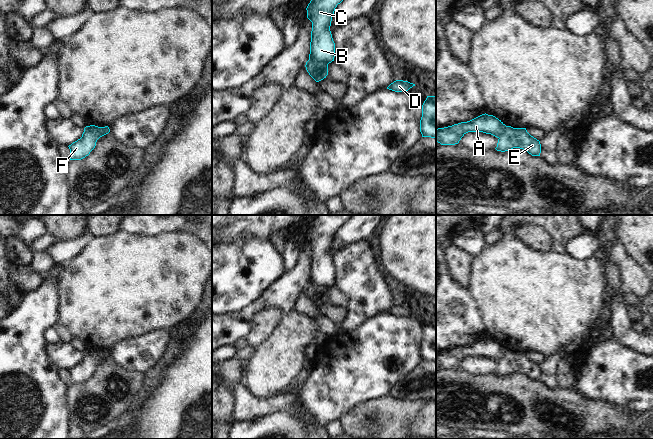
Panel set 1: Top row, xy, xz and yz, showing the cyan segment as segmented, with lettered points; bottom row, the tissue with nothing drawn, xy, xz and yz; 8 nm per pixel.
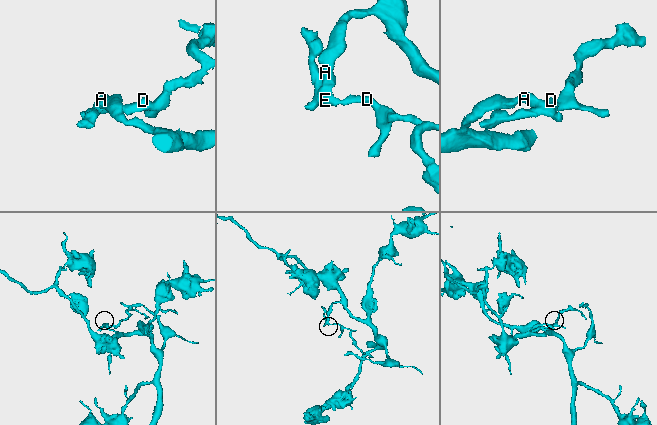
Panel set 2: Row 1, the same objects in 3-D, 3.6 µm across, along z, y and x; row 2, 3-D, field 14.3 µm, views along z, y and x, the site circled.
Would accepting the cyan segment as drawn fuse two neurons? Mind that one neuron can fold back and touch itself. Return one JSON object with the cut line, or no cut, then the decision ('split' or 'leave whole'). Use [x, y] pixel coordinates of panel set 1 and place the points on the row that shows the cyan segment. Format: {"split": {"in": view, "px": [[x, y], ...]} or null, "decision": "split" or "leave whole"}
{"split": {"in": "xy", "px": [[86, 126], [94, 129], [94, 134], [98, 138]]}, "decision": "split"}

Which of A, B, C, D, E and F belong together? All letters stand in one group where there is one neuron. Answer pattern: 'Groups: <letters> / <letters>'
Groups: A B C / D E F

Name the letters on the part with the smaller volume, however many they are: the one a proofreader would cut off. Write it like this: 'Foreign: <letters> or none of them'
Foreign: D, E, F

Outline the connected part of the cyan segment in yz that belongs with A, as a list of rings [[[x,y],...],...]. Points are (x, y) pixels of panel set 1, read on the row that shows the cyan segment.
[[[485,113],[467,122],[436,129],[436,142],[455,145],[468,132],[483,132],[499,138],[505,133],[506,127],[501,120]]]

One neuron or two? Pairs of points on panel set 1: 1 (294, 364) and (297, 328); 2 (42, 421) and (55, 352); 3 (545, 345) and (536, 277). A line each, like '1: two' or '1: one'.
1: one
2: two
3: one

